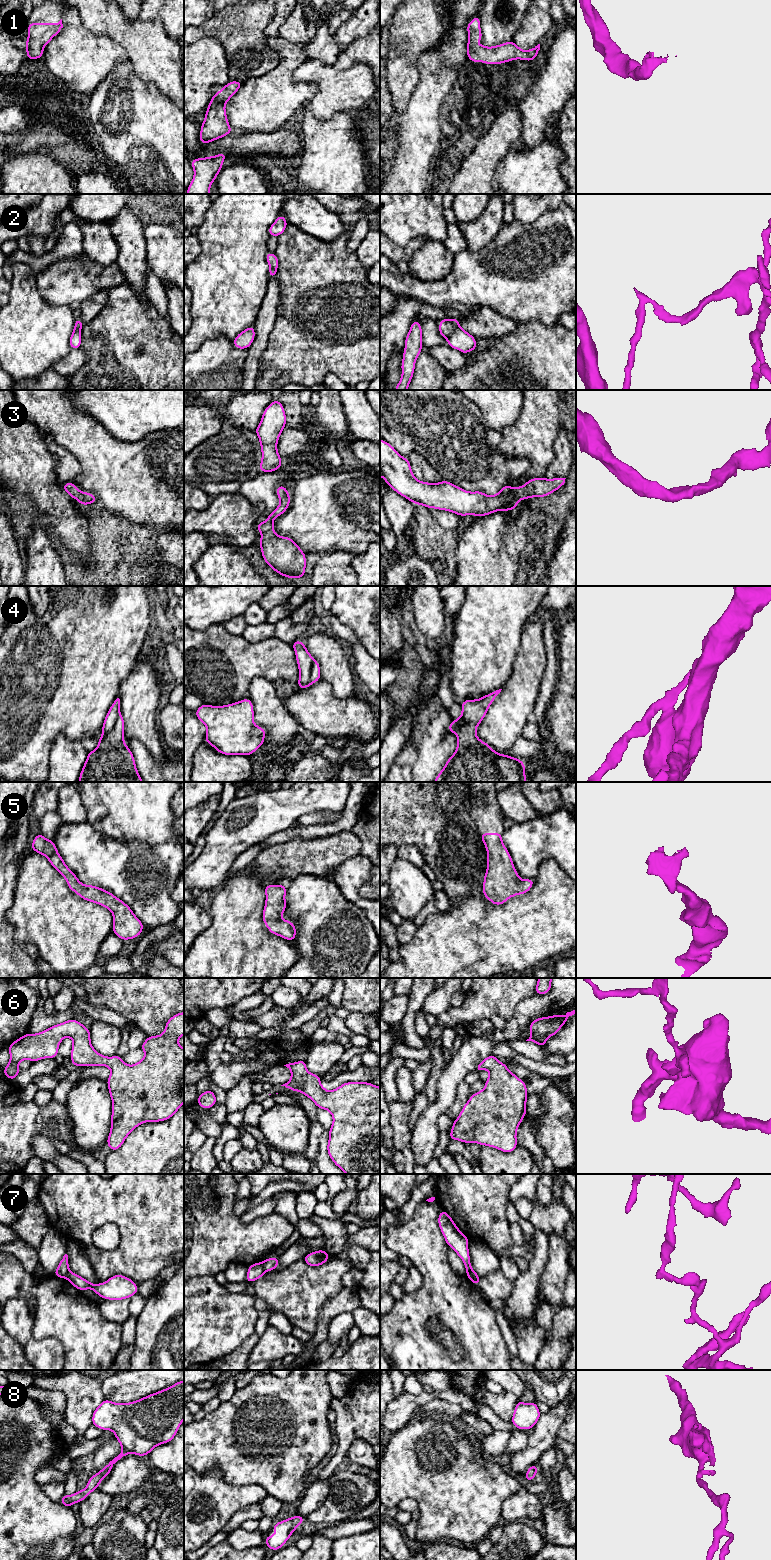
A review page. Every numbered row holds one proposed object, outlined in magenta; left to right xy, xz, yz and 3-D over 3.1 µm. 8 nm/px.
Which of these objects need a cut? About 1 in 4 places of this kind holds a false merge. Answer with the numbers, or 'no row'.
2, 4, 7

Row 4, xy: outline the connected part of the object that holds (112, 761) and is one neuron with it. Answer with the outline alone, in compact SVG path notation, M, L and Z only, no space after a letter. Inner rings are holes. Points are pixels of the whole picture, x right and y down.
M121 714L113 729L102 733L97 748L88 752L78 782L143 782L134 756L124 743L124 718Z

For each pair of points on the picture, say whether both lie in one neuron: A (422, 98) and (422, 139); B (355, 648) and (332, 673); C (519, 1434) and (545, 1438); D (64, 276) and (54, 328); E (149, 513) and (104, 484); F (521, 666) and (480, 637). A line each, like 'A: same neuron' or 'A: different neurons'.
A: same neuron
B: different neurons
C: different neurons
D: different neurons
E: same neuron
F: different neurons

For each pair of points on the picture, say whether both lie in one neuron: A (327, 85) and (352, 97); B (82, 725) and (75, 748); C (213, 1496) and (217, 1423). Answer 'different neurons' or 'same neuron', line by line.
A: same neuron
B: different neurons
C: different neurons

